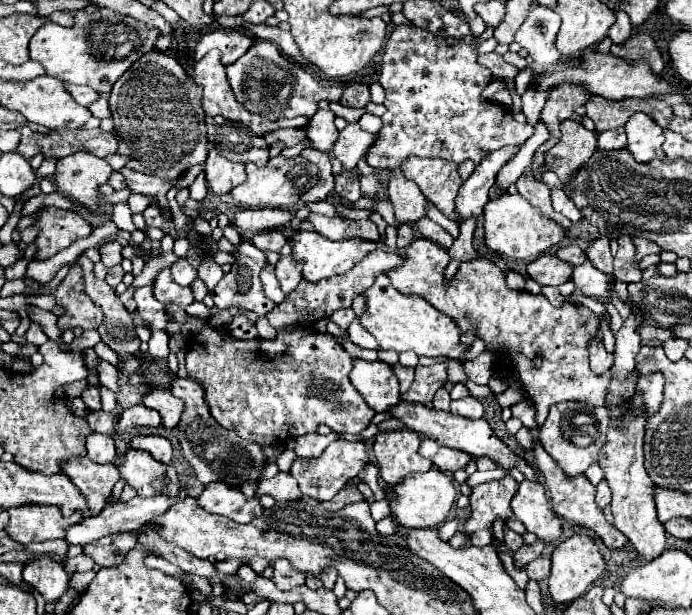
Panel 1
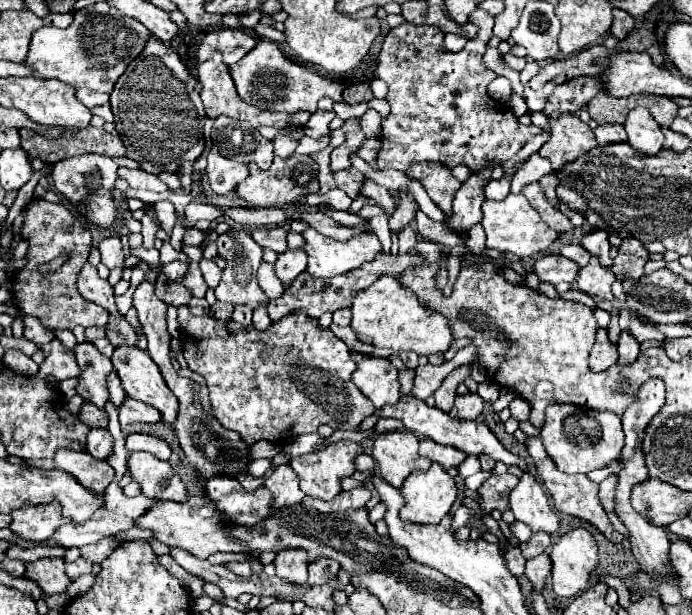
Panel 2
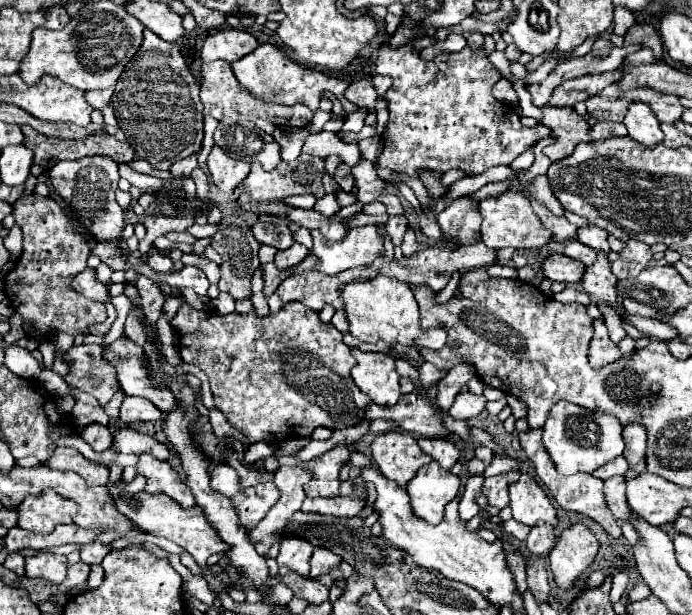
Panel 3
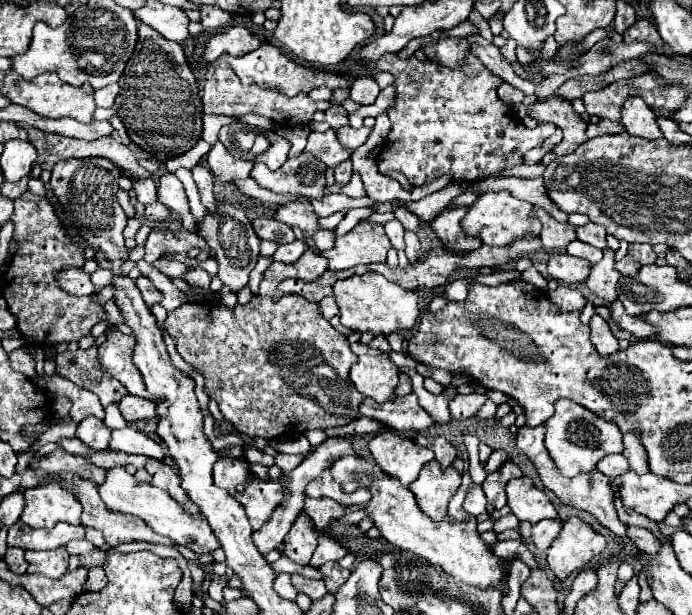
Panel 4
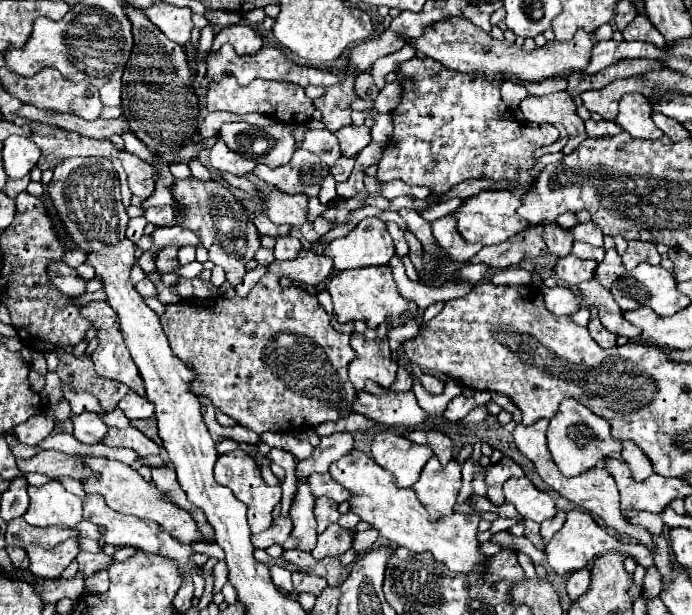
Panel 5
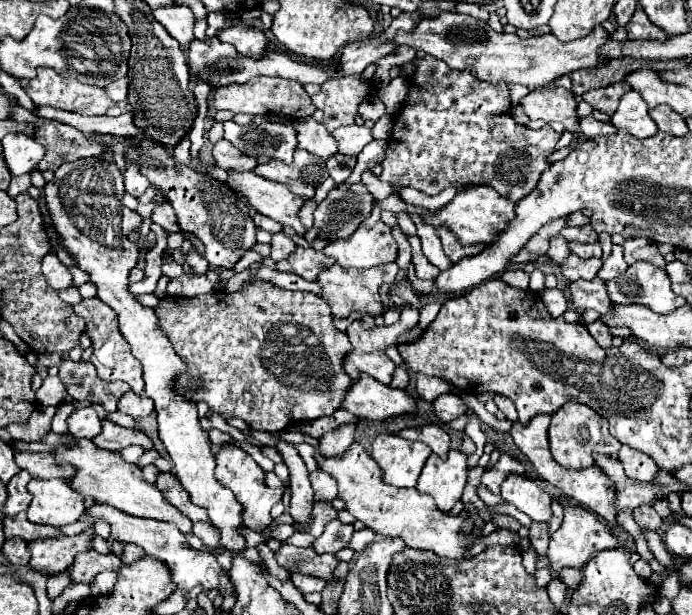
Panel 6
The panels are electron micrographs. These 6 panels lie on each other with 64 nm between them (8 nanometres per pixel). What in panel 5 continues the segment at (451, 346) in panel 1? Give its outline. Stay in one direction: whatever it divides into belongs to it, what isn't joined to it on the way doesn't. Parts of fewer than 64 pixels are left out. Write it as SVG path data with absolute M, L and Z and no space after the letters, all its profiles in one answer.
M372 266L372 268L358 268L358 270L336 270L332 274L328 294L334 302L334 314L338 322L348 320L366 320L370 328L386 322L388 318L398 320L406 310L416 312L416 304L402 298L396 290L396 282L392 278L392 268L386 266Z

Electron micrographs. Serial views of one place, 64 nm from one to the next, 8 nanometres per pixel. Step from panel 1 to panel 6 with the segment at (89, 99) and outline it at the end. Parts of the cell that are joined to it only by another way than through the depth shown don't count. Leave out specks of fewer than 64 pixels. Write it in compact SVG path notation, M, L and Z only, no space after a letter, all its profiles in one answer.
M120 78L120 80L112 82L112 84L108 84L106 92L108 92L110 98L114 98L114 102L126 100L126 96L128 96L128 78Z

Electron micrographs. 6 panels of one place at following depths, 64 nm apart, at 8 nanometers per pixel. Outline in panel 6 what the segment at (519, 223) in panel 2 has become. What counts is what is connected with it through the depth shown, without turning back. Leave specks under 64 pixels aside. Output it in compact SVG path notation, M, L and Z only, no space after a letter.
M468 186L468 188L458 188L456 196L432 216L420 216L424 224L430 224L434 228L442 226L448 228L462 244L488 244L494 240L494 236L504 230L506 222L514 218L514 204L500 196L492 186Z

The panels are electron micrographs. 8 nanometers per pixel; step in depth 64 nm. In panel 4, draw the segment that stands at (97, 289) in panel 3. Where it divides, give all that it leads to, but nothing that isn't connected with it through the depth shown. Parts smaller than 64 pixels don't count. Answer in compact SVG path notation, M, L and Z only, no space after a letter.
M82 268L58 270L56 278L58 278L58 284L62 286L62 290L66 290L72 296L92 296L96 292L90 282L90 274L82 272Z

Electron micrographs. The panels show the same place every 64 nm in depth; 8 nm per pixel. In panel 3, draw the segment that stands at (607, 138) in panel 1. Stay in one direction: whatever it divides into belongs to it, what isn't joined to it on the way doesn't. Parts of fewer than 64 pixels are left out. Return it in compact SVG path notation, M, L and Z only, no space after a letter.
M598 122L596 126L590 128L590 138L600 140L600 138L612 138L612 136L624 136L626 126L618 122Z

